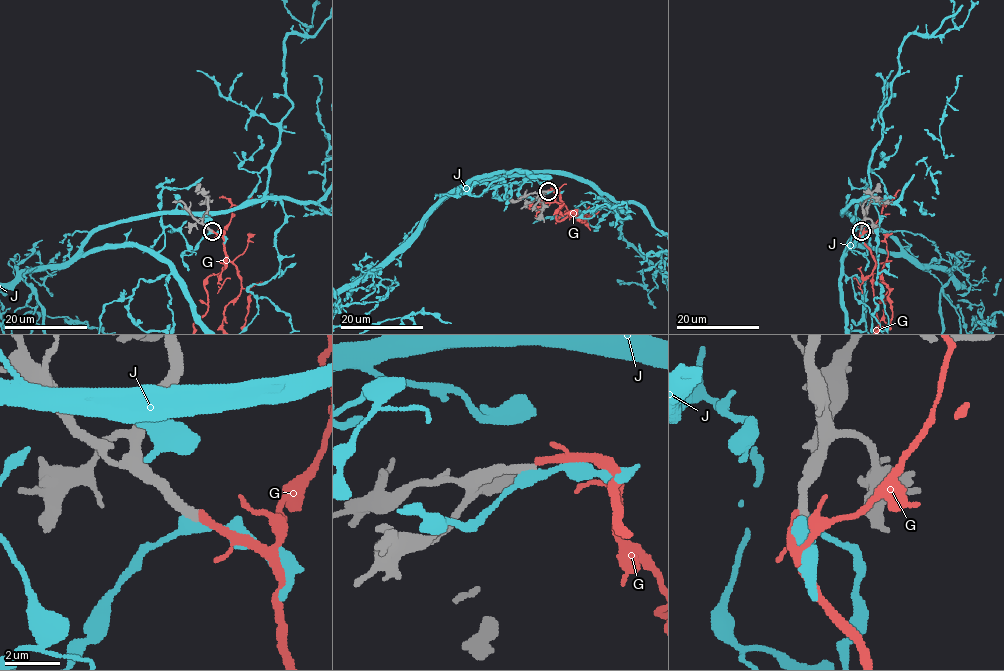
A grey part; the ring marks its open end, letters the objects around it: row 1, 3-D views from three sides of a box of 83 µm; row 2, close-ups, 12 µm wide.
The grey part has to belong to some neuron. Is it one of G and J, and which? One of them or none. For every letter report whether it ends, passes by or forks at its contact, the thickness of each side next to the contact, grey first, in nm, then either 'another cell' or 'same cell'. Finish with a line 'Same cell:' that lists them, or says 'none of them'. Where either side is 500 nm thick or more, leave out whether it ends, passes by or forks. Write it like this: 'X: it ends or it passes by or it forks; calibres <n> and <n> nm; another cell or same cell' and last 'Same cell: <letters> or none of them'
G: it ends; calibres 360 and 280 nm; another cell
J: it passes by; calibres 360 and 360 nm; another cell
Same cell: none of them

